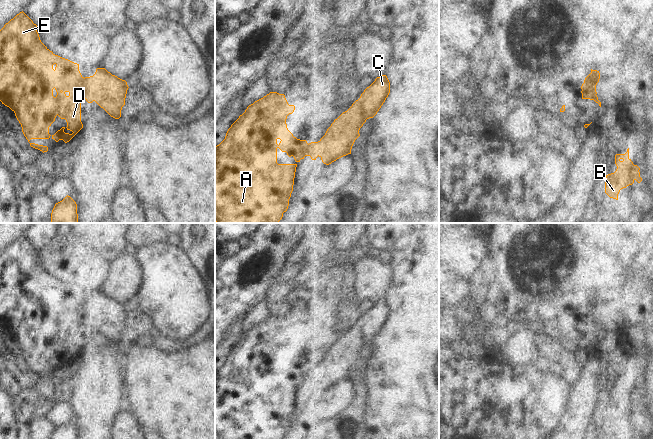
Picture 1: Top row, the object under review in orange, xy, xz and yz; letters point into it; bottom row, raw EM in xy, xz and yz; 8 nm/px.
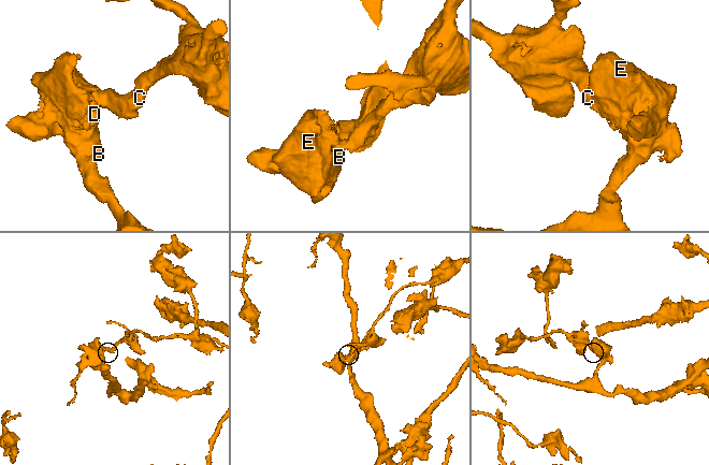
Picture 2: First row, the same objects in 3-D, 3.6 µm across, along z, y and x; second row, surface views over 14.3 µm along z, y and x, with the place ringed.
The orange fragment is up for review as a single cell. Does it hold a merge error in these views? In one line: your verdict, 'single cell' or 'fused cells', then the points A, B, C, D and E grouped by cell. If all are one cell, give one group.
fused cells | A B D E / C

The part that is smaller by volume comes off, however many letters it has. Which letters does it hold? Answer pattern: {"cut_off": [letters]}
{"cut_off": ["C"]}

